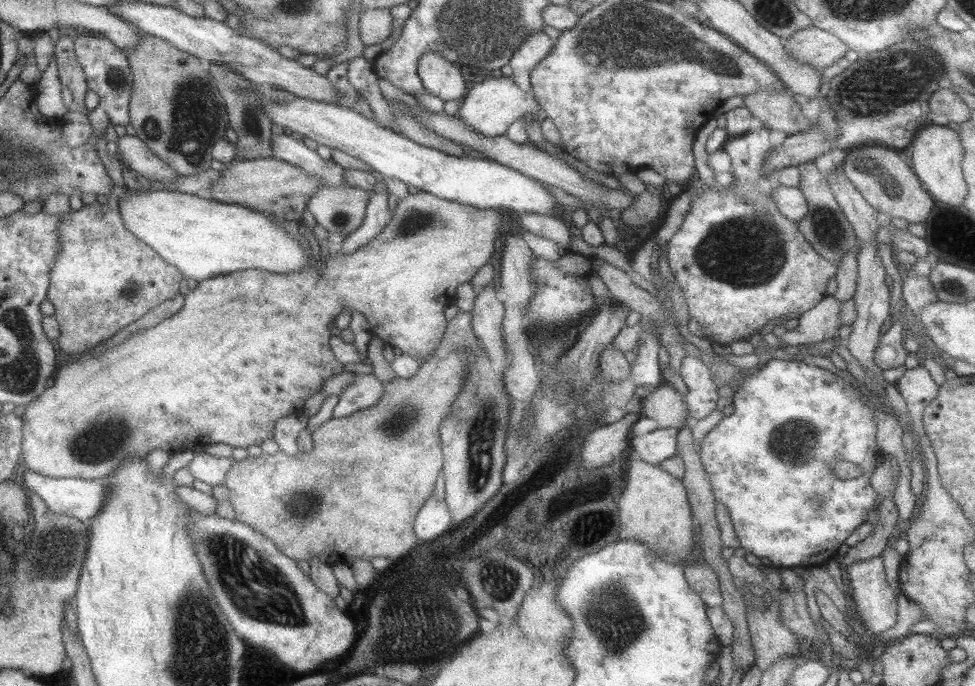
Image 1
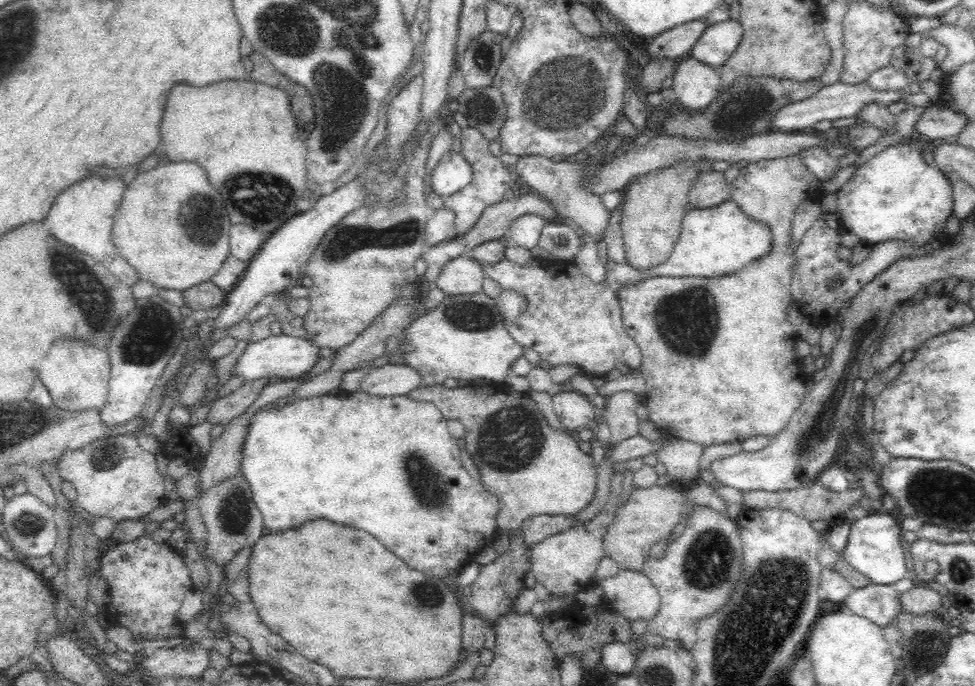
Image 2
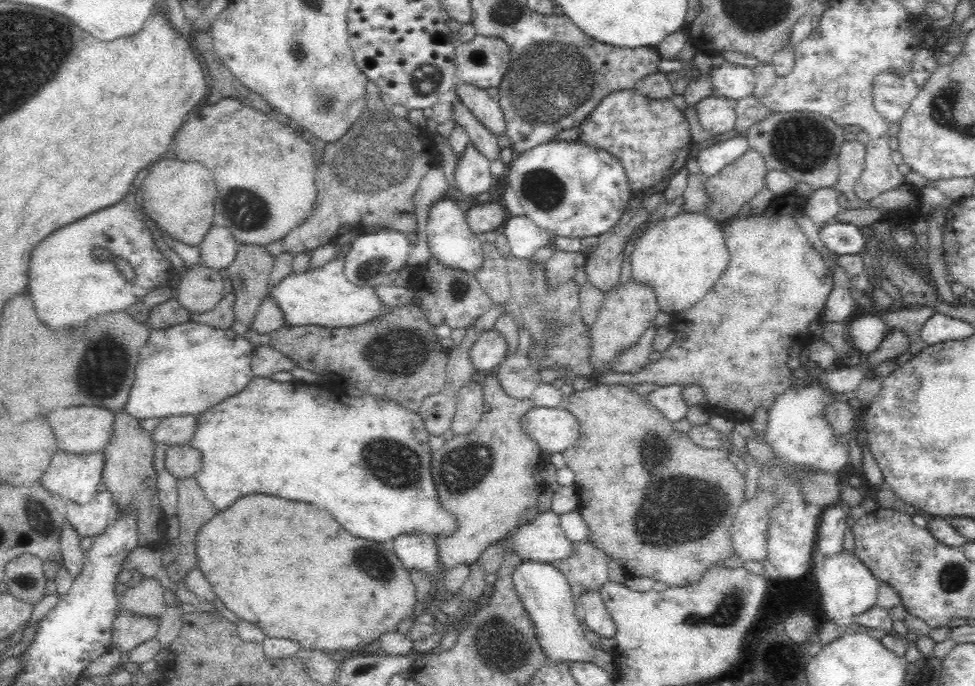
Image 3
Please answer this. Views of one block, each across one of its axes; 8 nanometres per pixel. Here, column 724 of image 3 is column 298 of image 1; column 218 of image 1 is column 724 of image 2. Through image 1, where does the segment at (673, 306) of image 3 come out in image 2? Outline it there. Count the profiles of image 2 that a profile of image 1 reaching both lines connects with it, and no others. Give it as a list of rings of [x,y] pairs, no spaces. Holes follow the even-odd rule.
[[[732,200],[720,205],[693,209],[686,213],[681,223],[680,236],[672,254],[660,266],[649,270],[636,270],[627,263],[620,264],[608,258],[605,263],[606,285],[616,292],[624,285],[633,285],[639,280],[653,276],[702,277],[726,276],[742,270],[748,262],[764,256],[772,246],[772,233],[768,225],[752,221]]]

